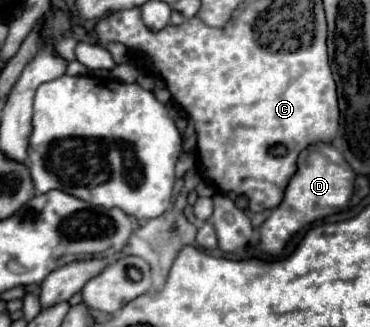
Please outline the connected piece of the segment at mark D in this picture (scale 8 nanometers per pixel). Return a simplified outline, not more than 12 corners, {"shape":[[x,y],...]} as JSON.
{"shape":[[330,143],[298,157],[282,203],[260,227],[268,255],[344,209],[354,169]]}

